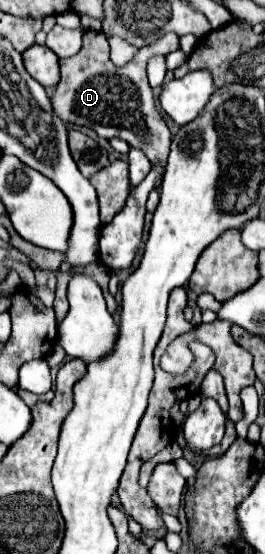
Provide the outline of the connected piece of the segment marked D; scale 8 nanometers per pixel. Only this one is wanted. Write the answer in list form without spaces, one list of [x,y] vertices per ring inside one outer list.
[[[85,30],[83,48],[75,56],[61,60],[61,80],[51,98],[55,114],[61,116],[63,122],[95,130],[101,138],[127,140],[129,146],[145,152],[151,166],[165,168],[171,146],[171,132],[155,108],[155,98],[147,82],[145,66],[151,56],[167,56],[173,50],[179,50],[179,36],[167,32],[161,36],[161,40],[139,48],[125,66],[115,66],[109,58],[109,42],[105,34]]]

